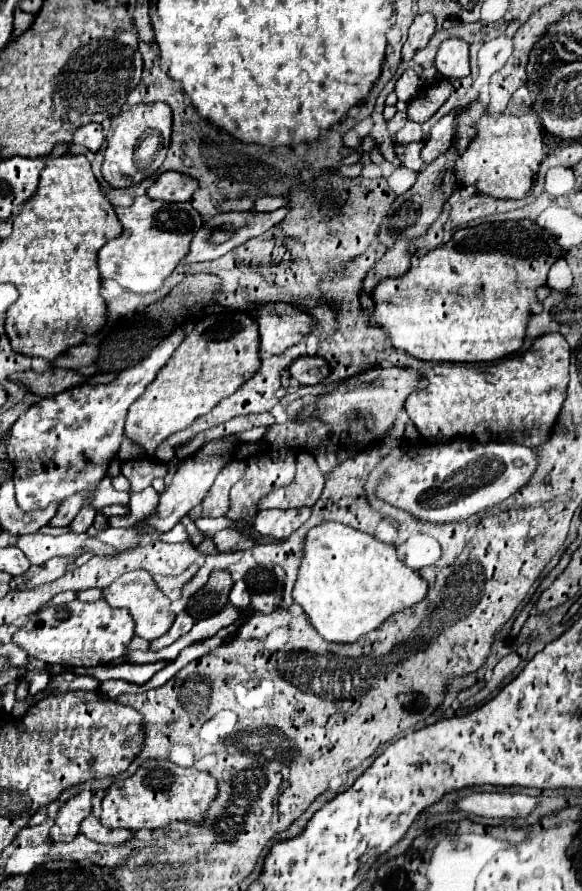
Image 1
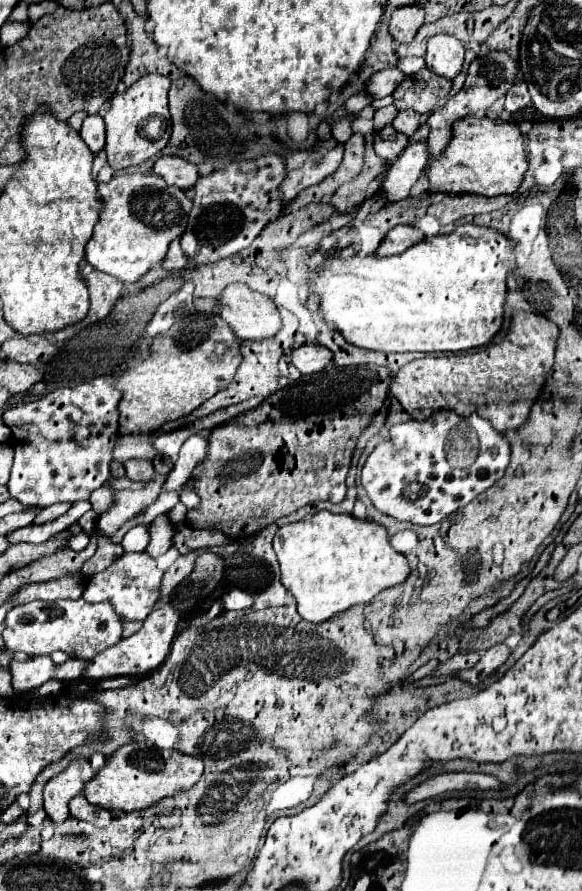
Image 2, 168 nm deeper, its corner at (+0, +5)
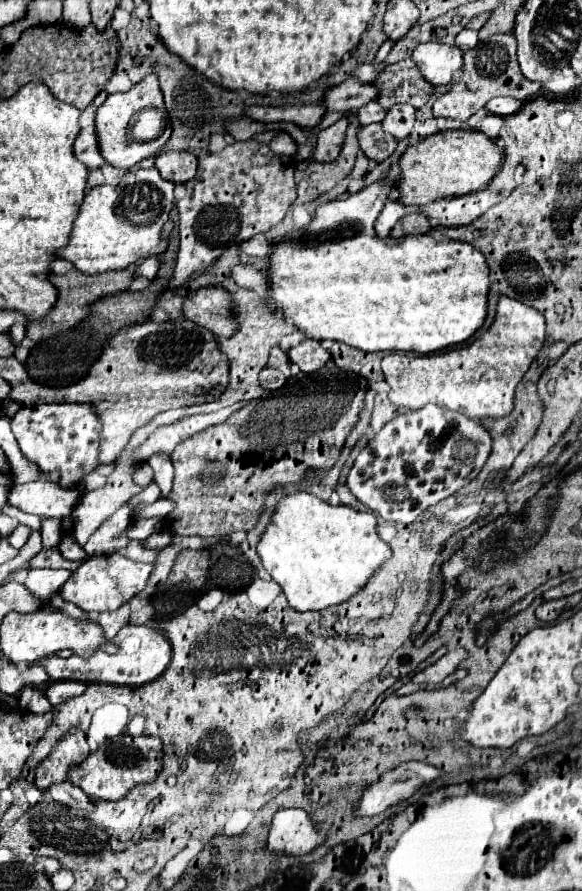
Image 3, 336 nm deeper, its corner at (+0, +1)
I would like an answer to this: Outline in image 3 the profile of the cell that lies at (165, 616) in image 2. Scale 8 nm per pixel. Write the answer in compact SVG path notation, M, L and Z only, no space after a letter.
M126 625L126 627L122 627L118 631L118 635L114 637L114 643L118 645L114 655L108 655L106 651L98 649L88 659L82 659L82 657L76 657L76 655L62 659L58 655L52 655L52 657L46 657L38 663L42 663L48 669L48 675L54 681L66 681L68 679L68 681L80 681L80 683L110 683L110 685L132 685L132 687L154 681L156 677L162 675L162 671L170 663L172 649L170 649L168 639L160 631L156 631L148 625Z

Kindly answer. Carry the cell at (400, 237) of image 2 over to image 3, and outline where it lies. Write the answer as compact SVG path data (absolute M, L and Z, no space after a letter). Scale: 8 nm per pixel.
M406 215L398 221L392 231L392 237L408 237L408 235L426 235L430 233L432 225L424 215Z

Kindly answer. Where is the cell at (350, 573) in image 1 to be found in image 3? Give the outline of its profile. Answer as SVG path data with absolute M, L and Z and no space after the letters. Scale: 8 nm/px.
M294 493L284 497L278 507L272 523L258 543L258 555L262 557L264 569L270 577L282 587L292 609L304 611L320 611L332 605L340 605L362 591L368 581L382 569L382 565L392 557L390 547L378 537L378 519L372 513L360 513L346 505L330 505L310 493Z

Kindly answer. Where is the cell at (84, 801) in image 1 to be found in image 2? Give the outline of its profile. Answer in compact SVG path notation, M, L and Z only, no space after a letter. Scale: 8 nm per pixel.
M76 757L70 761L70 765L58 773L56 777L52 777L46 785L44 785L44 809L48 813L48 817L52 817L52 821L60 823L64 821L70 811L68 811L68 801L76 795L82 793L82 787L86 781L90 781L94 777L94 769L90 767L90 761L84 757Z

